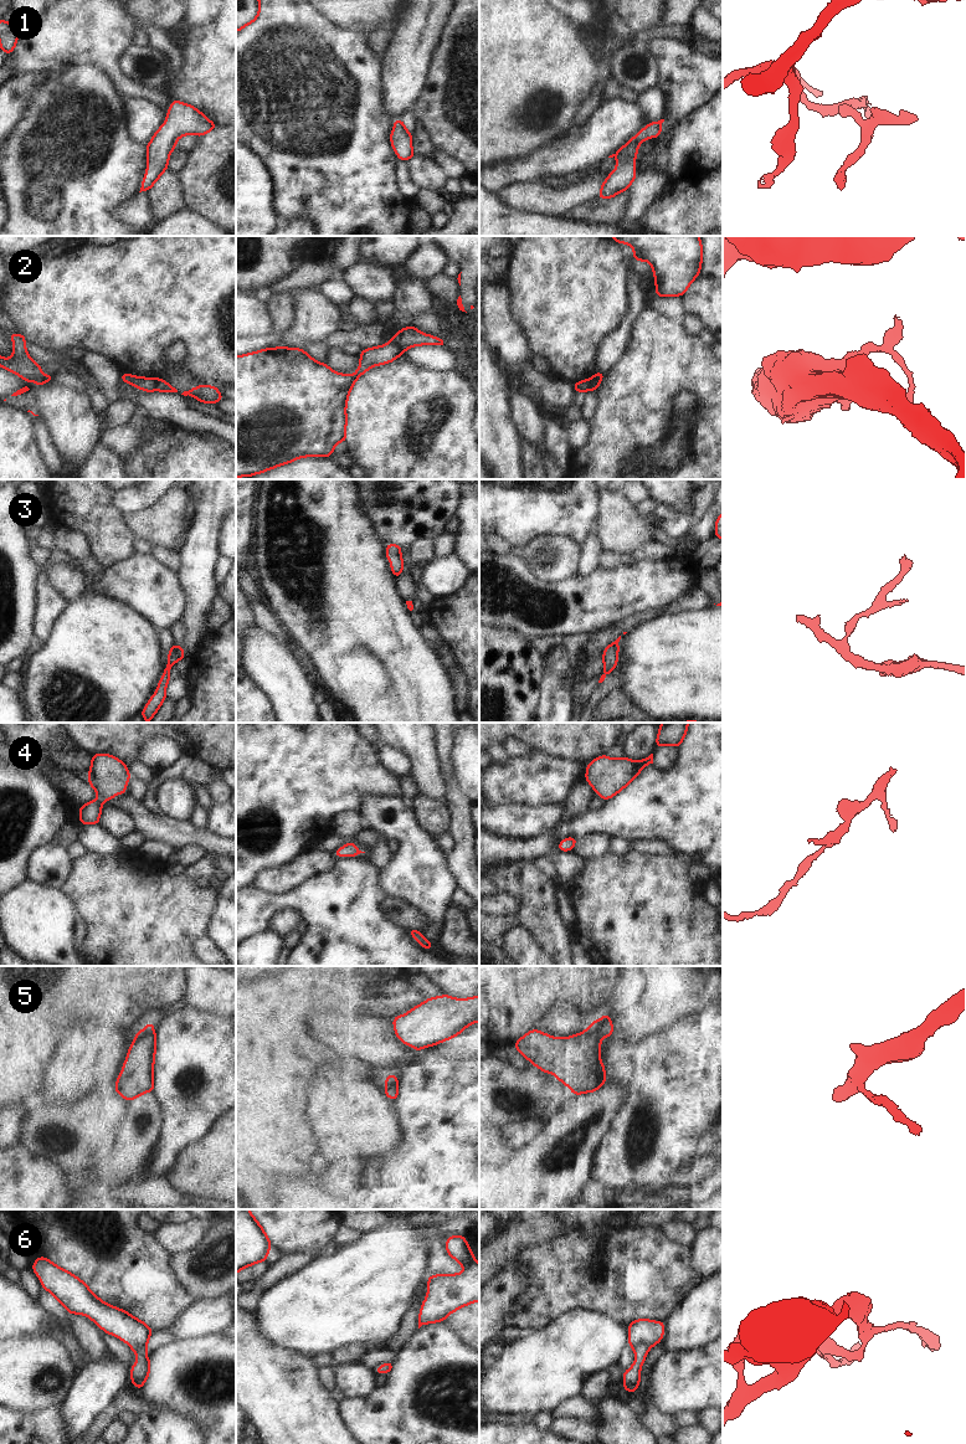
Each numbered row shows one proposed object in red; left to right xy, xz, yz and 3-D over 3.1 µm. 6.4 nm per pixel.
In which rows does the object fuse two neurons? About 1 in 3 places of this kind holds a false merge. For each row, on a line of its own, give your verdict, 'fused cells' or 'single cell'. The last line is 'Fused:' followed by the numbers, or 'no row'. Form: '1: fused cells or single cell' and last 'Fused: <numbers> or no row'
1: single cell
2: fused cells
3: single cell
4: single cell
5: fused cells
6: single cell
Fused: 2, 5

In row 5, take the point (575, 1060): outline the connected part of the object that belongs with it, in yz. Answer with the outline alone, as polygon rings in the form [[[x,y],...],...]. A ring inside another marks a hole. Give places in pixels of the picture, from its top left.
[[[592,1028],[567,1038],[555,1038],[538,1029],[531,1029],[514,1045],[534,1067],[555,1075],[570,1088],[574,1095],[581,1095],[598,1090],[606,1081],[606,1072],[600,1058],[601,1039]]]

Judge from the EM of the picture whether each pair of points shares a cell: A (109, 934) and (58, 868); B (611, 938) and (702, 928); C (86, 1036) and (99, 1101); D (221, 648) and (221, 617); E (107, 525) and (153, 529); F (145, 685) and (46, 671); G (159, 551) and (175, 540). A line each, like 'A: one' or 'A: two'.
A: two
B: one
C: two
D: two
E: two
F: one
G: two

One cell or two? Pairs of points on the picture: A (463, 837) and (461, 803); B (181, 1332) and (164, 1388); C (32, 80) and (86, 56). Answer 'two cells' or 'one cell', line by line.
A: one cell
B: two cells
C: two cells

